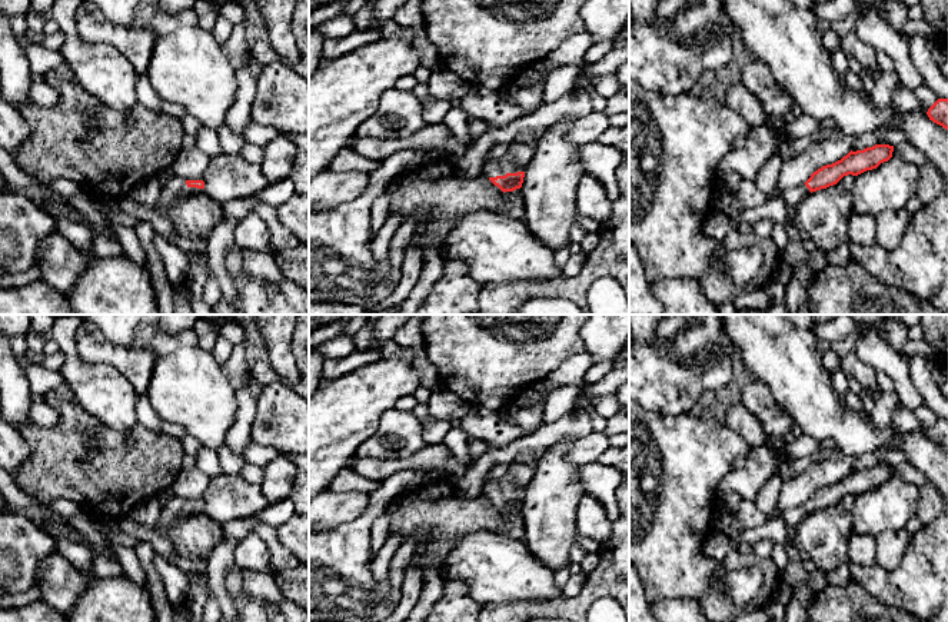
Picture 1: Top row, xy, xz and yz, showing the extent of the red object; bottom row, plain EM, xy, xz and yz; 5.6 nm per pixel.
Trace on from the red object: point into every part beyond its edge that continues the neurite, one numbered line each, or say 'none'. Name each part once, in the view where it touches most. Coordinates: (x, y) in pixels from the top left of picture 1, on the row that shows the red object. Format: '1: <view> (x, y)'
1: xz (504, 165)

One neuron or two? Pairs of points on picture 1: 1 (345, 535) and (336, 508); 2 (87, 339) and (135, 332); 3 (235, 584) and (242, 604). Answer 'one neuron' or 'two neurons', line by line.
1: two neurons
2: two neurons
3: one neuron

